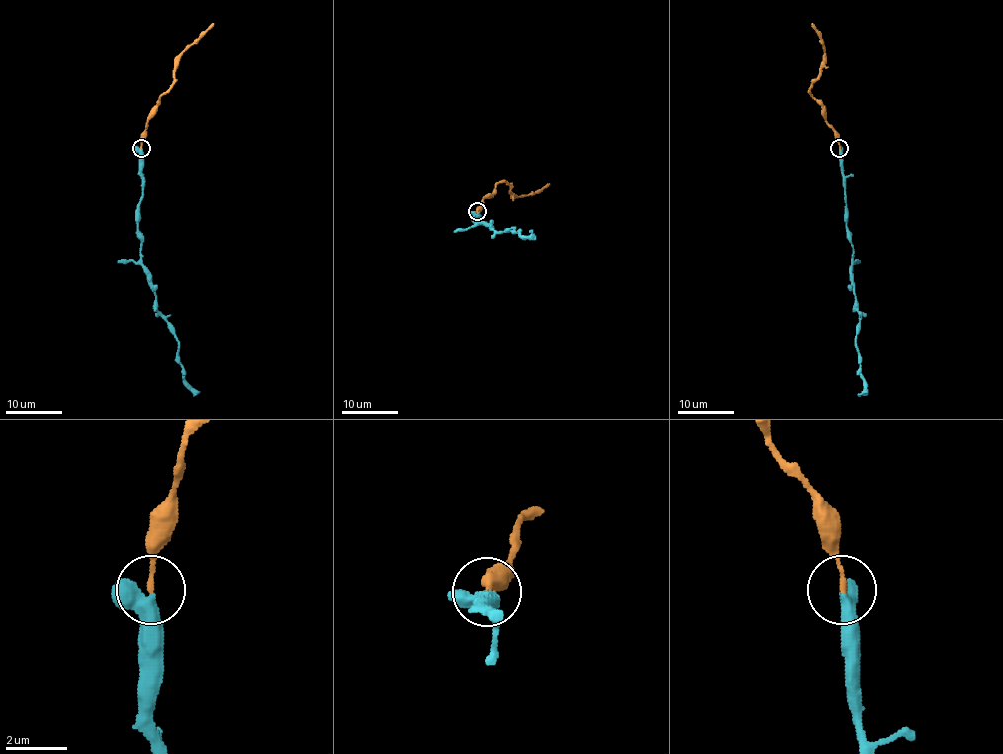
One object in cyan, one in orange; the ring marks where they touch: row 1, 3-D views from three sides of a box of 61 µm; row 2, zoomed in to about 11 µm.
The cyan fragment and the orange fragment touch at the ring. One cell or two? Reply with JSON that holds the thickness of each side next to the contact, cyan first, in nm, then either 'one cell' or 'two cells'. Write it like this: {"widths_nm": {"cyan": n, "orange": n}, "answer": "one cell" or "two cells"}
{"widths_nm": {"cyan": 400, "orange": 160}, "answer": "one cell"}

